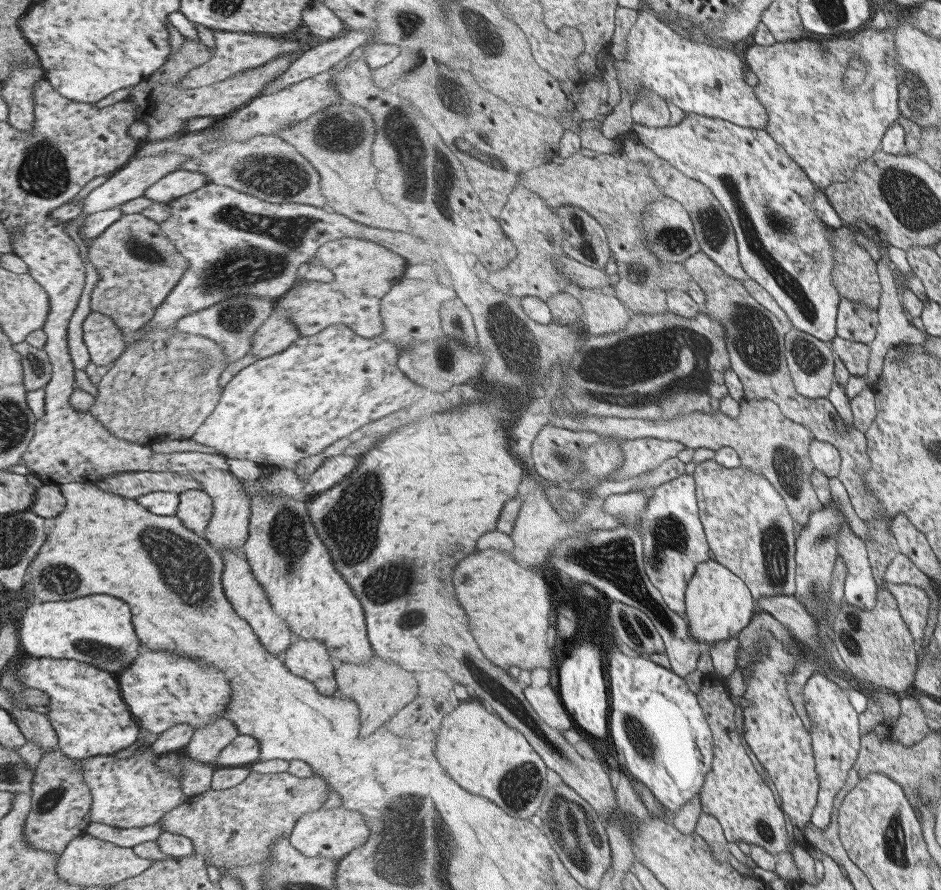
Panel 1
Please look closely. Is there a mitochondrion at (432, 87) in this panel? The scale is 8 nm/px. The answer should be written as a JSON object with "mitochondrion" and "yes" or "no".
{"mitochondrion":"no"}

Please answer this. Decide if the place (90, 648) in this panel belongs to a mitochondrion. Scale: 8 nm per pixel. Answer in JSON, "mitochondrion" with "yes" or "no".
{"mitochondrion":"yes"}

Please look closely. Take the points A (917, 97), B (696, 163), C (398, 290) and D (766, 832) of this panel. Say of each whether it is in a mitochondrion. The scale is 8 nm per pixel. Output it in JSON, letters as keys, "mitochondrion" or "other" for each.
{"A":"mitochondrion","B":"other","C":"other","D":"mitochondrion"}

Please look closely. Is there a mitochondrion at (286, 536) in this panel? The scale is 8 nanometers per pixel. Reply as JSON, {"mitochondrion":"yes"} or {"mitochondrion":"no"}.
{"mitochondrion":"yes"}

